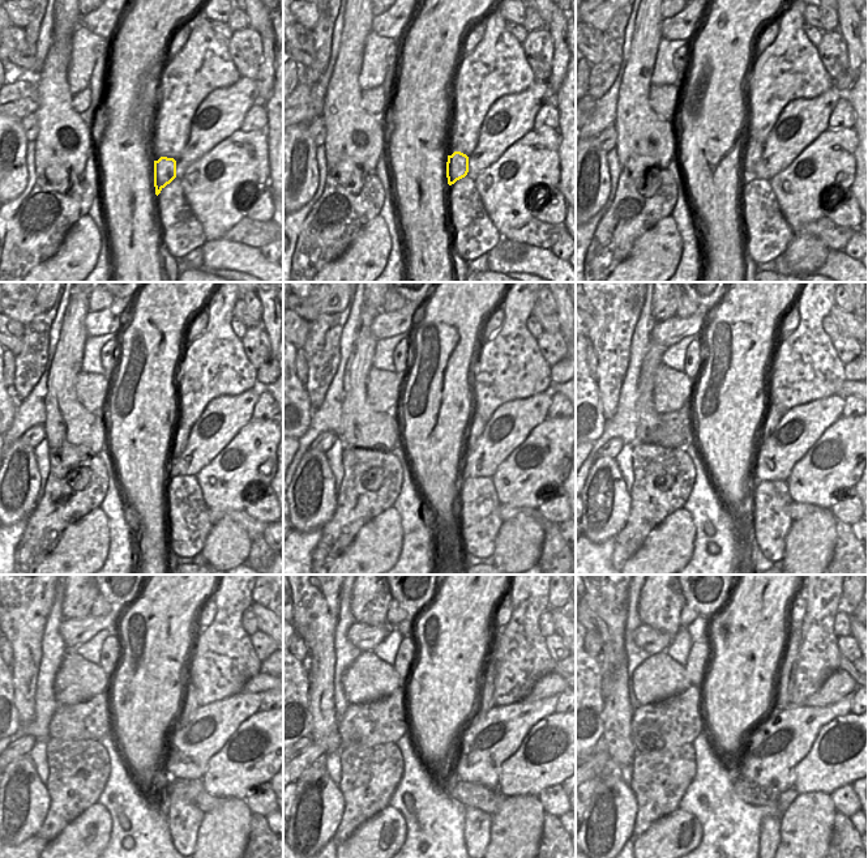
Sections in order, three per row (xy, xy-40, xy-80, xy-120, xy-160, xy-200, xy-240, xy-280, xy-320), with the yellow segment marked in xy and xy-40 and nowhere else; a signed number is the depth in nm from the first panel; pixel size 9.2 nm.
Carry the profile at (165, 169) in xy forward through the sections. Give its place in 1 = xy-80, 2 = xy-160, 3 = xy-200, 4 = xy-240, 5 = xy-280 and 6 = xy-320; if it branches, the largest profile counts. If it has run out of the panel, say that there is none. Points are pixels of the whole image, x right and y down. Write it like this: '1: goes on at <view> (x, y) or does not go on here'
1: goes on at xy-80 (749, 157)
2: goes on at xy-160 (475, 427)
3: goes on at xy-200 (773, 415)
4: goes on at xy-240 (189, 705)
5: goes on at xy-280 (486, 701)
6: goes on at xy-320 (786, 674)

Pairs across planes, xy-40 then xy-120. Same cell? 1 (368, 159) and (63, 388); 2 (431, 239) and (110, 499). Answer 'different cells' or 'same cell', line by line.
1: same cell
2: different cells

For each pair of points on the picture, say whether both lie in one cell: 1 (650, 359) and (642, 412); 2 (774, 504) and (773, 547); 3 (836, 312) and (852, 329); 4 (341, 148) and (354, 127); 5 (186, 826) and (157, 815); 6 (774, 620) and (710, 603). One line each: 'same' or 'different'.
1: same
2: same
3: same
4: same
5: different
6: different

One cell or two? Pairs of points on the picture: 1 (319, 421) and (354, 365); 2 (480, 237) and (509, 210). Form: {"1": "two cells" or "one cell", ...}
{"1": "two cells", "2": "two cells"}

